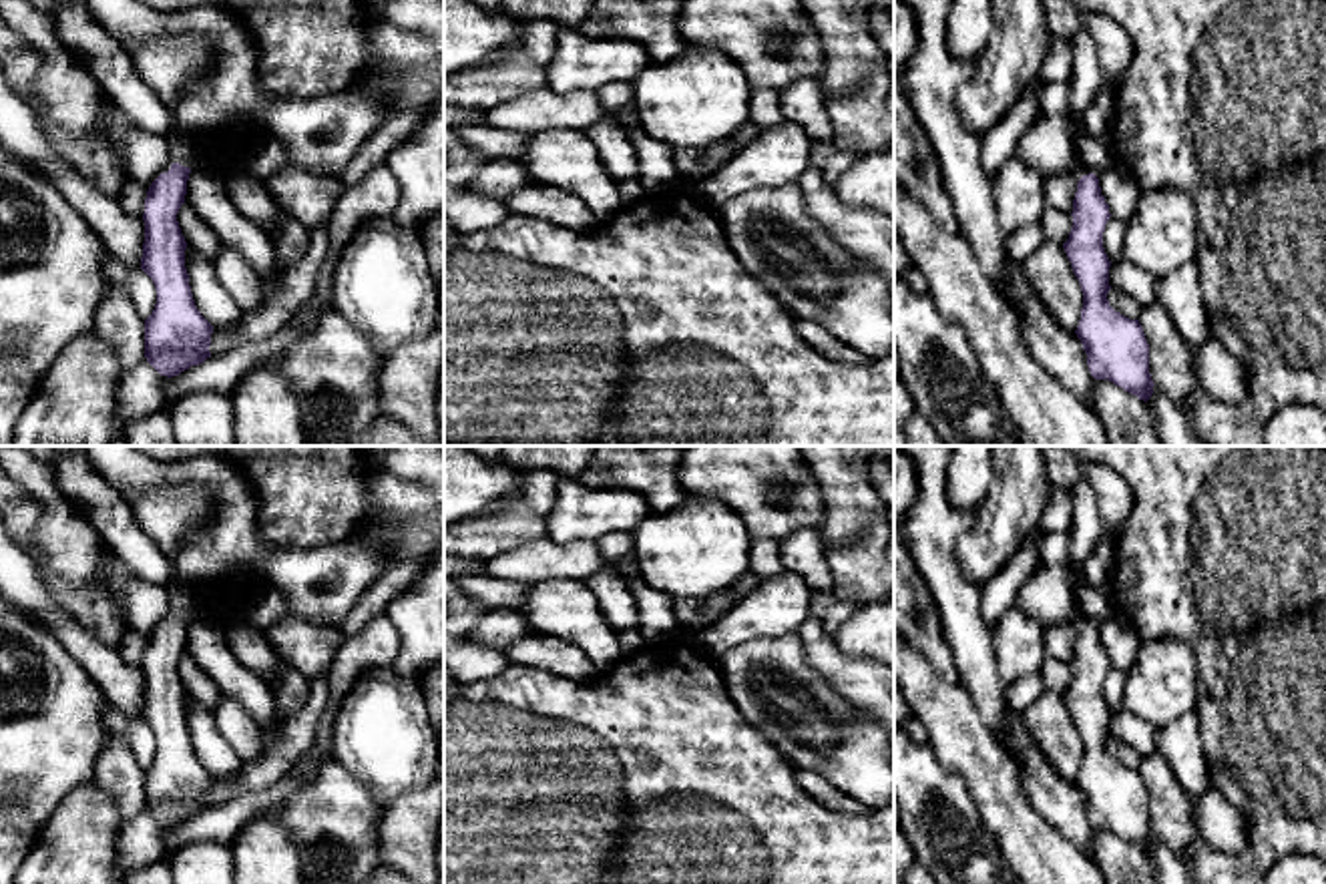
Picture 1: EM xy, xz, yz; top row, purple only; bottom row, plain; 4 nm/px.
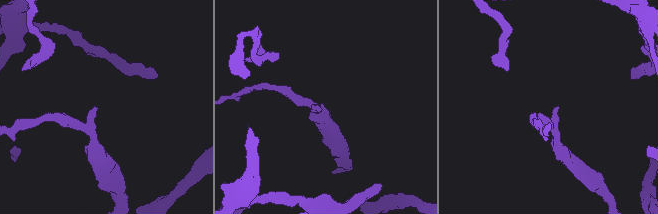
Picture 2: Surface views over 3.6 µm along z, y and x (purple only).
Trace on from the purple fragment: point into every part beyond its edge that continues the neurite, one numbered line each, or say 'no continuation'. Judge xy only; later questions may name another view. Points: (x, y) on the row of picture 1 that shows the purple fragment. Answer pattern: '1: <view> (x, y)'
1: xy (179, 143)

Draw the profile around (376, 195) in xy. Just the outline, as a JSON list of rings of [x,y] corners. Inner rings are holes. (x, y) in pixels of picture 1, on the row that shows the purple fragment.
[[[378,165],[364,181],[348,185],[336,201],[327,229],[327,257],[317,273],[311,299],[295,311],[295,315],[271,338],[231,348],[221,356],[207,358],[199,366],[191,366],[179,376],[169,378],[165,386],[165,406],[187,396],[189,392],[221,392],[233,396],[235,386],[255,366],[281,366],[285,354],[303,325],[313,321],[323,305],[332,303],[334,269],[346,243],[358,227],[374,217],[392,217],[398,207],[400,185],[388,165]]]

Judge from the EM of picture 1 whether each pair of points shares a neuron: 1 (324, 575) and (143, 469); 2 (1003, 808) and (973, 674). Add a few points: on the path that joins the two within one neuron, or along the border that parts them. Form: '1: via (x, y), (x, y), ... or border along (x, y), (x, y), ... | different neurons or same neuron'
1: via (274, 563), (236, 527), (234, 501), (193, 475) | same neuron
2: border along (961, 680), (985, 726), (1001, 746) | different neurons

